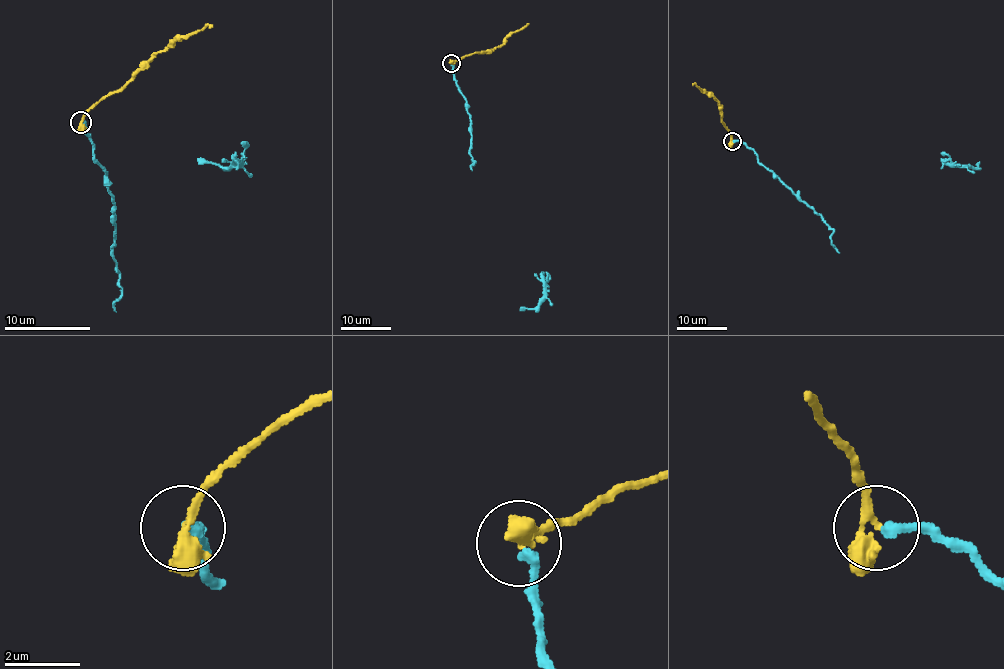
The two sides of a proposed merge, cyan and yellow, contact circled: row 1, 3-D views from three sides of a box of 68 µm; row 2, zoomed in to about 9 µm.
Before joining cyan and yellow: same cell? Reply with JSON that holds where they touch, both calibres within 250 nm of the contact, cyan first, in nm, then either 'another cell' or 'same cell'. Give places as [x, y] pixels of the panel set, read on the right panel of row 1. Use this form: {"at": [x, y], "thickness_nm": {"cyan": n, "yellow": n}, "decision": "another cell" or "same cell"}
{"at": [732, 141], "thickness_nm": {"cyan": 280, "yellow": 320}, "decision": "same cell"}

